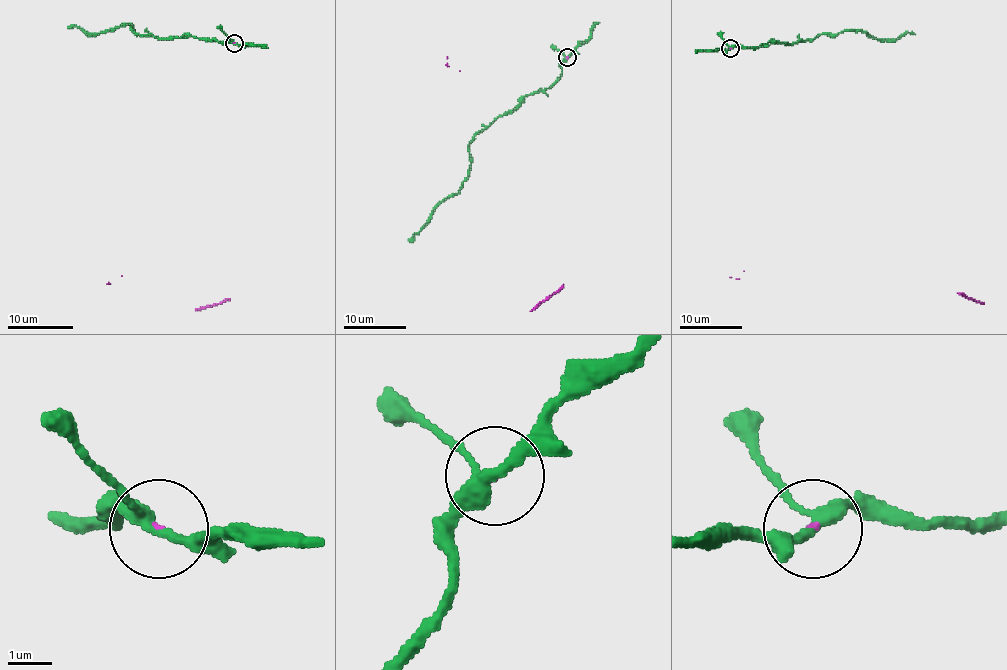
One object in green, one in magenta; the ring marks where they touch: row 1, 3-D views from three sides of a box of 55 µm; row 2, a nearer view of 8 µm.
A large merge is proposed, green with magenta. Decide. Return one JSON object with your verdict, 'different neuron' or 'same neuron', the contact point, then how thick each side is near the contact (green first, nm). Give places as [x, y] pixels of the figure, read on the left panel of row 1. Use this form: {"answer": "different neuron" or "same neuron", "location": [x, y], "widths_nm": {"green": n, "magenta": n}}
{"answer": "different neuron", "location": [234, 43], "widths_nm": {"green": 280, "magenta": 70}}

